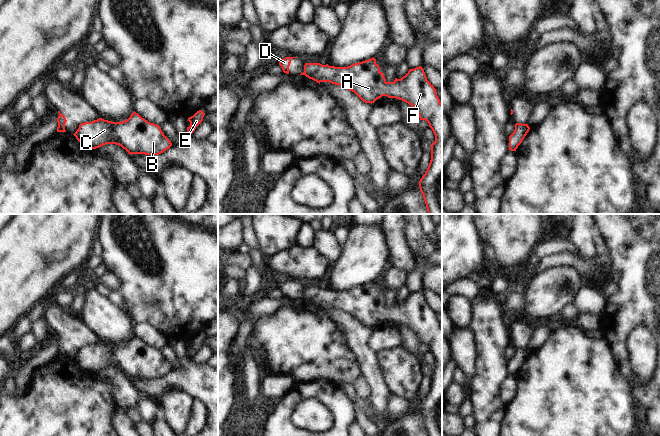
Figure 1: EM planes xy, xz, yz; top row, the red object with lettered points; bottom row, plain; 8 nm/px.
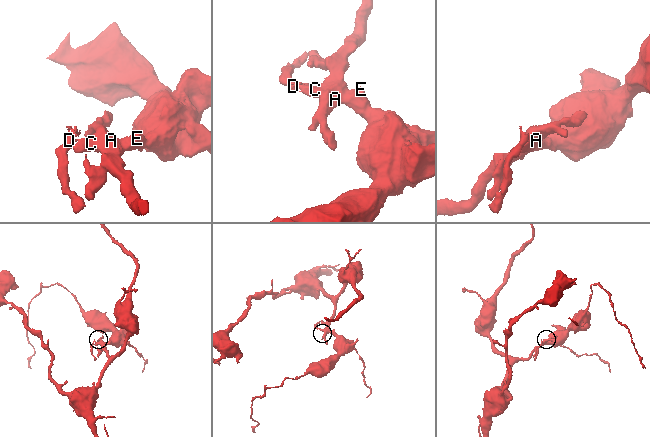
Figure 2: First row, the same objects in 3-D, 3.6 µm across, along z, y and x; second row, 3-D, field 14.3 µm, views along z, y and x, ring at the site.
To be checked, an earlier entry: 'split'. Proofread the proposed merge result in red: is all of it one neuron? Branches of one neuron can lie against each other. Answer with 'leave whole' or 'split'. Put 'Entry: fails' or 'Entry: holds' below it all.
split
Entry: holds

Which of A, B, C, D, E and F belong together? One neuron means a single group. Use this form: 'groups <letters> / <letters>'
groups A B C E F / D

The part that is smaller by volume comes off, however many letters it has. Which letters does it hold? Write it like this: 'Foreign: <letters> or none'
Foreign: D

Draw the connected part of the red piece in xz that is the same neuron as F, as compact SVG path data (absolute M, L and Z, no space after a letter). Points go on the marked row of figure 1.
M376 59L354 63L347 67L335 67L328 64L305 63L305 76L309 79L321 82L330 82L354 92L363 102L374 103L382 96L402 100L414 107L420 120L428 122L435 135L435 142L431 144L431 160L427 171L419 181L419 188L423 194L428 214L442 214L442 103L437 96L436 89L427 80L424 69L419 66L409 69L401 79L395 78L393 82L387 82L384 73L380 71Z

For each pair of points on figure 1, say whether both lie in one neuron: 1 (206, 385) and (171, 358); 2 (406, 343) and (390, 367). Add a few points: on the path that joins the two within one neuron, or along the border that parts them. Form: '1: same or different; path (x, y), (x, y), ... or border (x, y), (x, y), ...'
1: different; border (182, 362), (177, 368), (172, 369)
2: different; border (401, 346), (419, 364)

